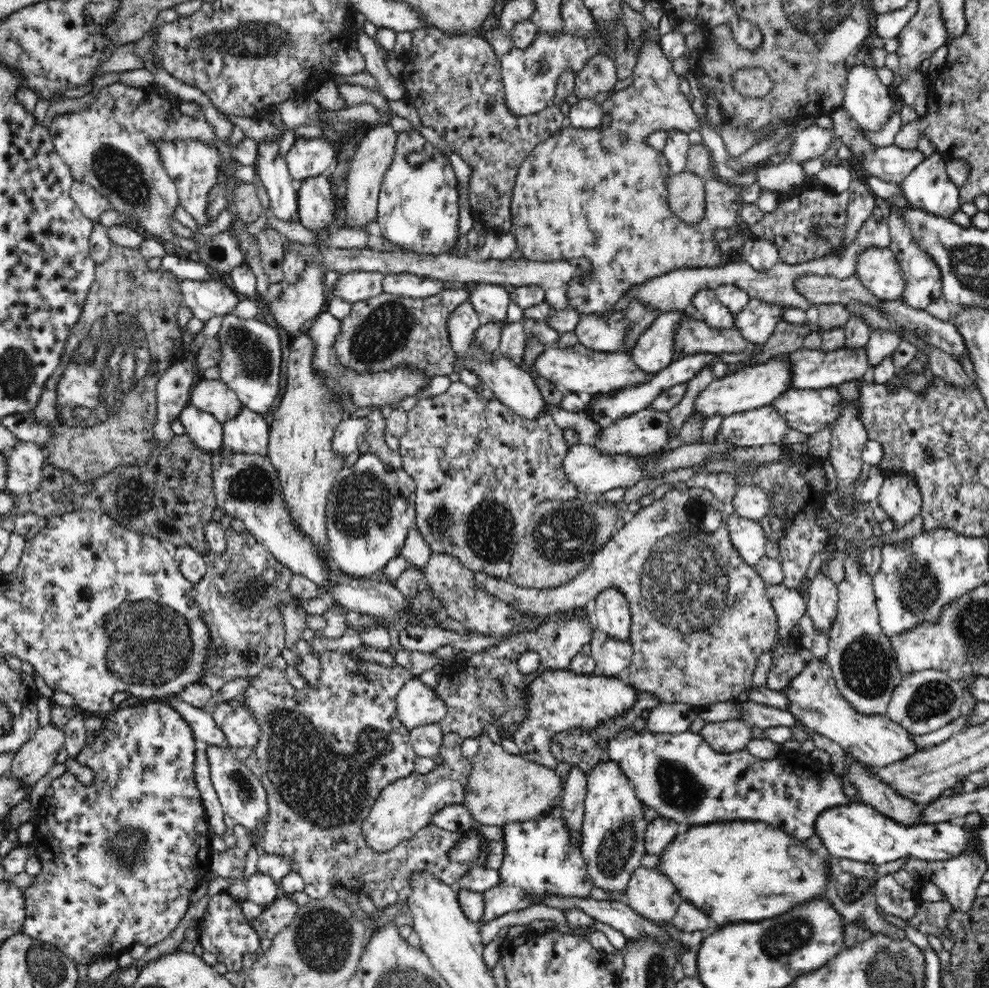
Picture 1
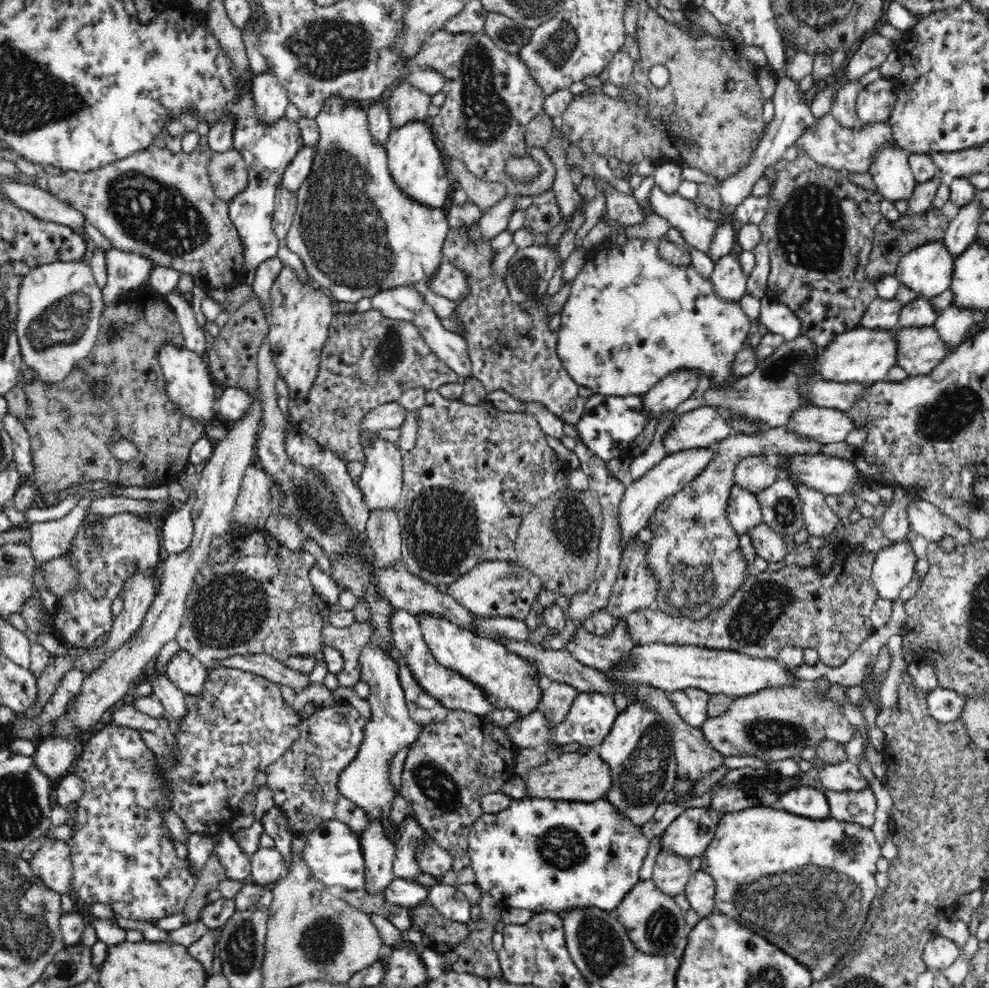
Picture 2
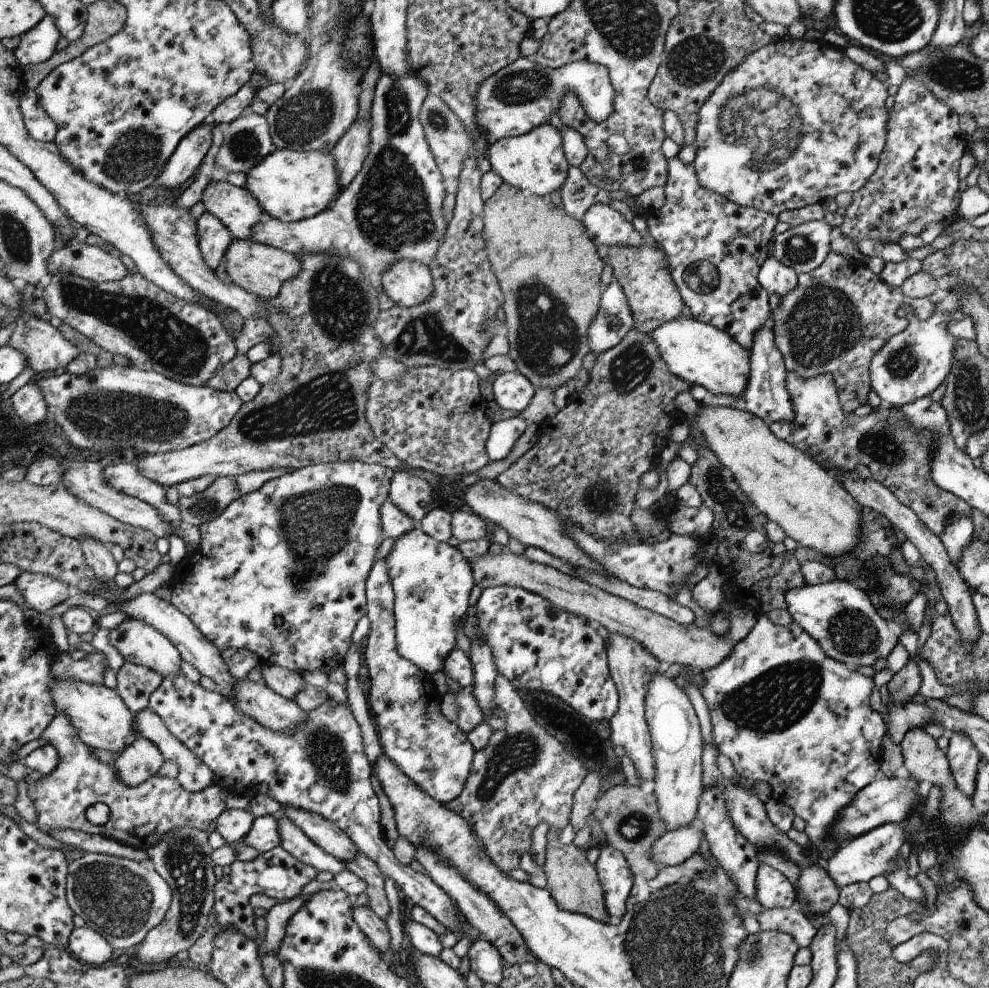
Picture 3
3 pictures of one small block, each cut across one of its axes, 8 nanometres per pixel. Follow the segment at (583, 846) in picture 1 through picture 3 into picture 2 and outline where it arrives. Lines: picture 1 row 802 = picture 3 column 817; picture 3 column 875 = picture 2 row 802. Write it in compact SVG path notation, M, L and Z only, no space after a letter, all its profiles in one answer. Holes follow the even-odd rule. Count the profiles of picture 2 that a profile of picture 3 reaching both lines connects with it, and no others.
M636 700L618 712L610 734L598 746L600 758L610 767L612 774L612 786L605 794L605 800L618 814L629 818L634 826L643 827L650 822L658 806L665 802L666 794L674 789L676 759L671 738L666 721Z

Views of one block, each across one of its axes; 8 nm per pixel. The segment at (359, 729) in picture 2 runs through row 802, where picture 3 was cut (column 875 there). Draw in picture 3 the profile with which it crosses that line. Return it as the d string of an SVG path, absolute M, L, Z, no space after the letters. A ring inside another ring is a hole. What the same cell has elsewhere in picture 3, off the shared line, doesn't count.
M830 251L824 262L809 273L798 275L797 285L780 299L778 307L770 314L770 325L775 334L777 349L782 353L786 368L802 375L813 377L819 374L831 374L835 378L837 395L846 415L868 402L868 393L872 390L869 366L872 357L895 334L902 332L909 321L898 317L898 308L910 305L915 310L915 317L920 321L930 318L935 306L928 297L908 298L900 287L886 284L877 274L866 268L862 261L842 256Z

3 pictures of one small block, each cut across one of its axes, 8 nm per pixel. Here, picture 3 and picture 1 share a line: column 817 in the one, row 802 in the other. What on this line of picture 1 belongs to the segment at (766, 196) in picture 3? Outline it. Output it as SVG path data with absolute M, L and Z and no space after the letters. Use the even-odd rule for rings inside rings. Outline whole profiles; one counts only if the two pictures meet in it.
M152 696L152 701L142 701L132 706L122 705L105 716L105 719L104 726L96 733L94 744L86 744L76 756L76 761L92 769L94 780L89 785L84 785L67 770L51 782L36 806L38 814L38 819L35 820L36 835L30 845L34 849L35 856L42 863L42 871L34 880L34 884L23 890L26 917L21 928L22 933L53 945L59 952L62 951L69 957L76 966L80 964L89 966L94 958L117 959L132 946L143 945L149 948L168 938L186 915L190 896L198 886L204 883L205 875L211 871L212 832L194 774L196 739L192 727L174 707L159 701L158 696Z

